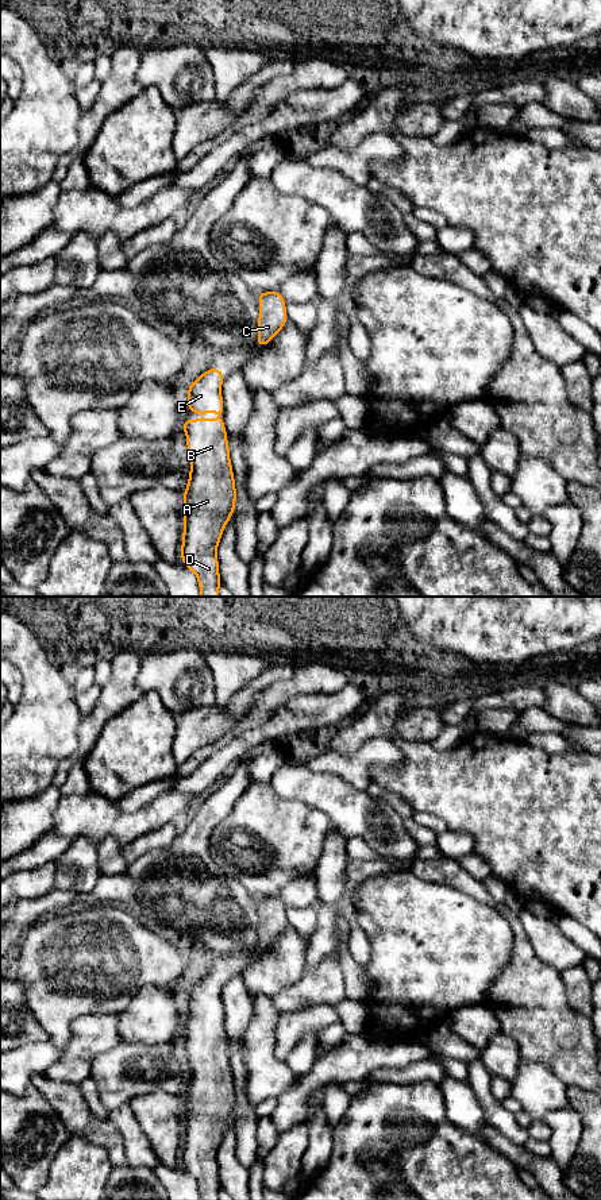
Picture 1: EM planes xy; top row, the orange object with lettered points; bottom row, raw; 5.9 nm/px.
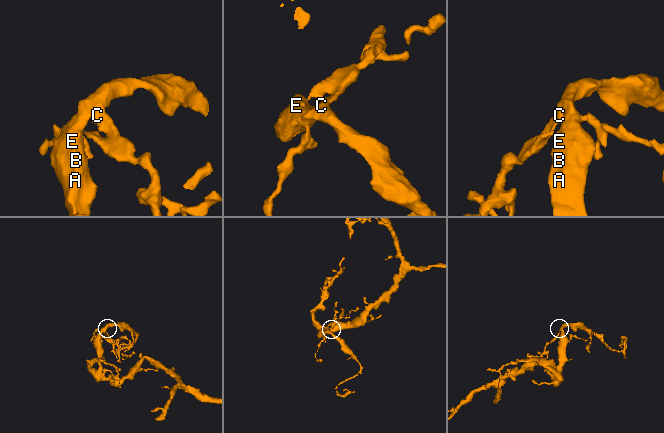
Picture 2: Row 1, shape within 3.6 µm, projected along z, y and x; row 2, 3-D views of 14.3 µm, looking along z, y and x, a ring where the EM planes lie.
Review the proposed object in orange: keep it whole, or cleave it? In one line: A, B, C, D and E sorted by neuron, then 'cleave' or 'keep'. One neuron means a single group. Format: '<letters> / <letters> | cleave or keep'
A B C D E | keep

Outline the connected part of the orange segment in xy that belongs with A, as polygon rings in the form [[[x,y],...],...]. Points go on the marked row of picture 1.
[[[209,367],[188,385],[189,412],[217,412],[219,420],[182,420],[190,470],[184,497],[181,562],[197,576],[200,597],[219,597],[217,545],[235,513],[236,486],[230,458],[220,369]]]

